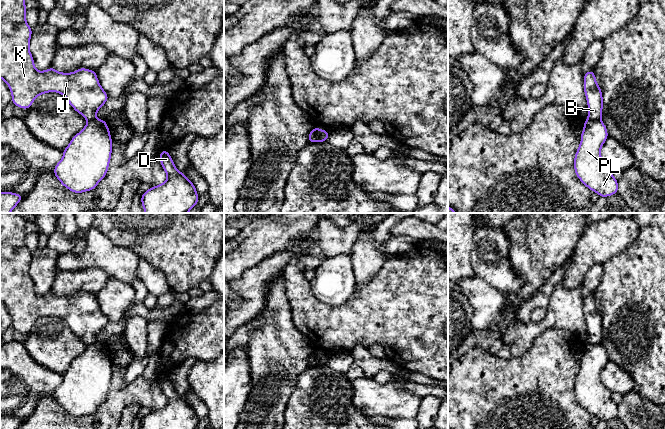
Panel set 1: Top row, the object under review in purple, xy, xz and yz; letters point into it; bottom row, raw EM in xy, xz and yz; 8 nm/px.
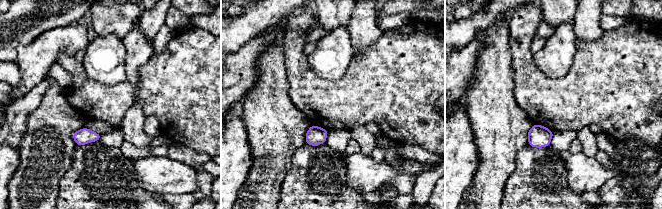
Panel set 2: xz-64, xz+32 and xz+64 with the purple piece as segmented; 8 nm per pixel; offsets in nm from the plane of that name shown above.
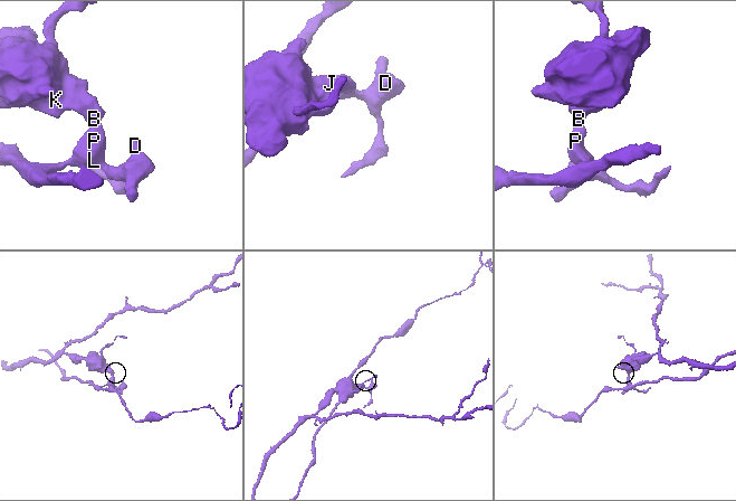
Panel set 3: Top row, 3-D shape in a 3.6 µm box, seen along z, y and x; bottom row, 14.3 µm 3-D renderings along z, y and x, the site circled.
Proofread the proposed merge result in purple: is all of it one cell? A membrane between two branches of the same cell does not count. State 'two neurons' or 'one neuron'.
two neurons

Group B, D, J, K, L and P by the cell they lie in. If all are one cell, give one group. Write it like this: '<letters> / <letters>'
B J K / D L P

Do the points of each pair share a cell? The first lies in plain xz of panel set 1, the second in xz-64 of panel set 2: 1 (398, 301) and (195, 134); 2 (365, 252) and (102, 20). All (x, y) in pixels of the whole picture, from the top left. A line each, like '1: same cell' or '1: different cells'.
1: same cell
2: different cells

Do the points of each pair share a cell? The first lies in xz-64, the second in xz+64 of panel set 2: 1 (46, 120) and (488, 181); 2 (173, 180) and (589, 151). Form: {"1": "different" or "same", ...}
{"1": "same", "2": "different"}

